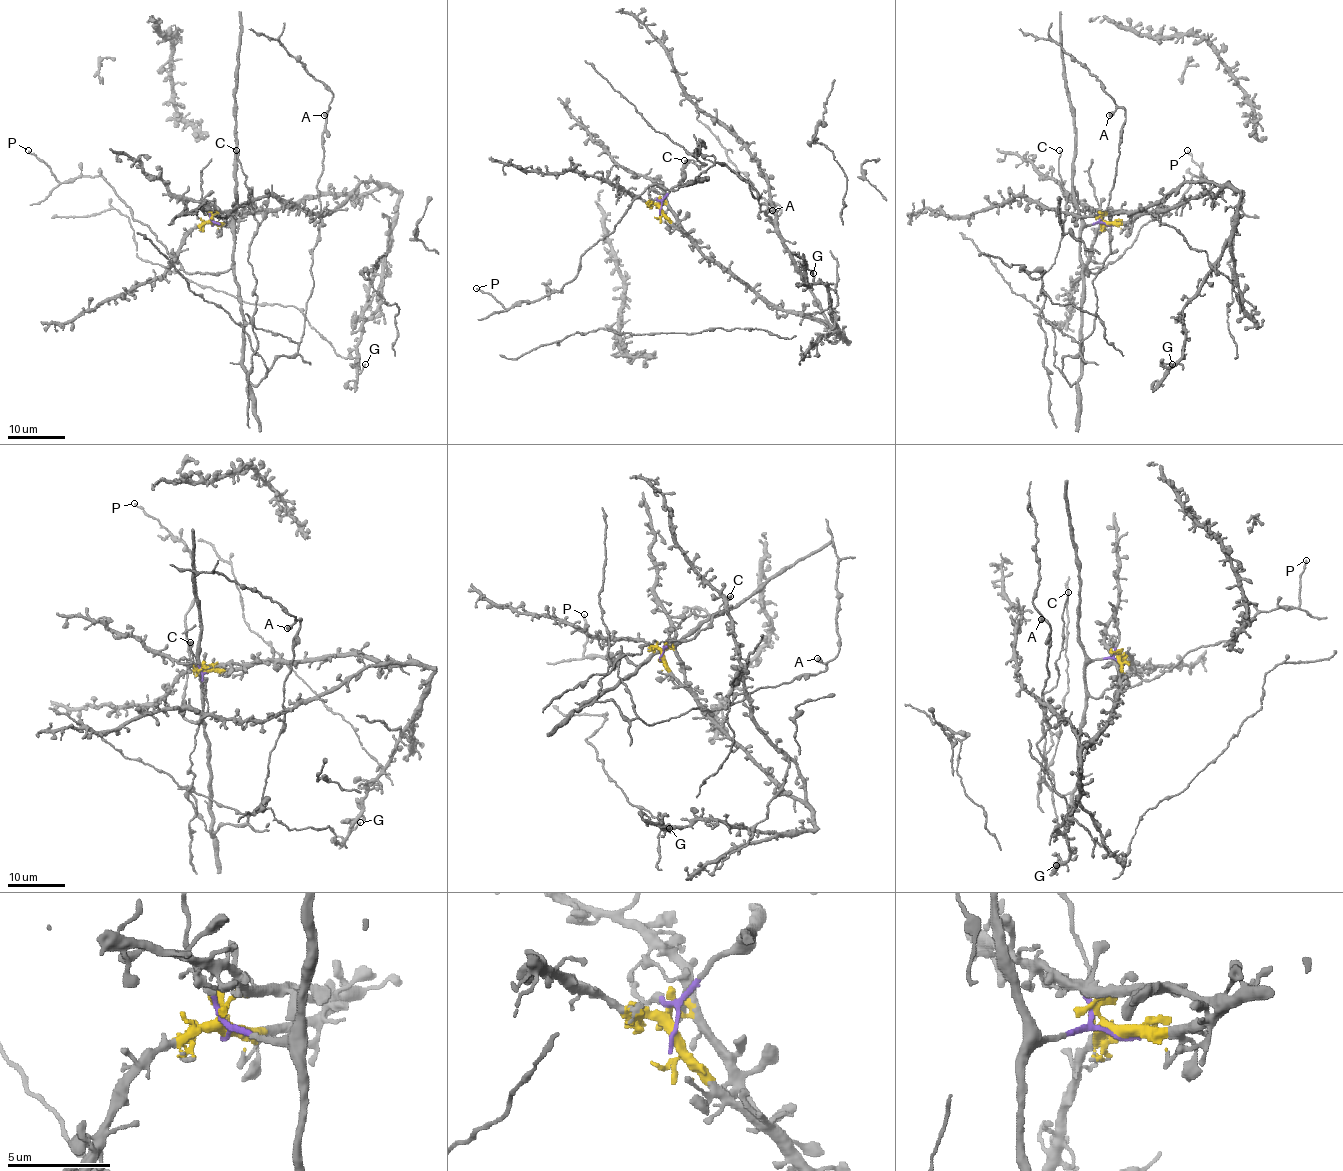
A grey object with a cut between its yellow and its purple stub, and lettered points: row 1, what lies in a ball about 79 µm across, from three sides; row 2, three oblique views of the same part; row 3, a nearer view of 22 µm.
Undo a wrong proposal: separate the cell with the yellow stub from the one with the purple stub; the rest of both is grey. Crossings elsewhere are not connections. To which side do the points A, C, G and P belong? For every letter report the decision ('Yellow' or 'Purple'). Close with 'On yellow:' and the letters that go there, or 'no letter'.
A: Purple
C: Purple
G: Yellow
P: Purple
On yellow: G

